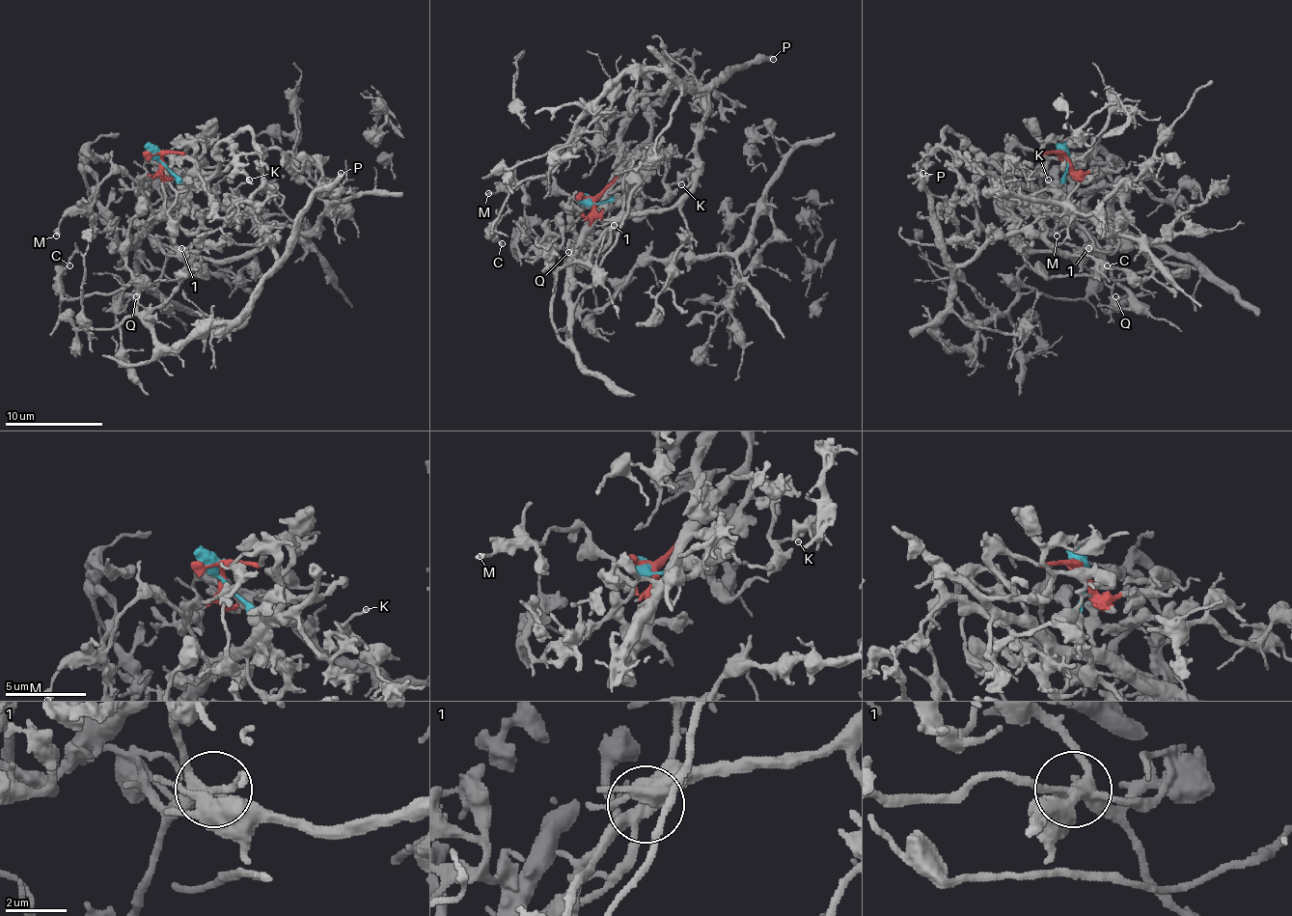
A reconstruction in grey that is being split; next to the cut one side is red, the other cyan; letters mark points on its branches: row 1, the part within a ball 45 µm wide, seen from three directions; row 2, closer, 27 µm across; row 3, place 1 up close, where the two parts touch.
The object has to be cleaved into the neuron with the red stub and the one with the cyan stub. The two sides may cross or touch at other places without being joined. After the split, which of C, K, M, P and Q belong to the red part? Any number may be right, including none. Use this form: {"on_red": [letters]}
{"on_red": ["K", "M"]}

